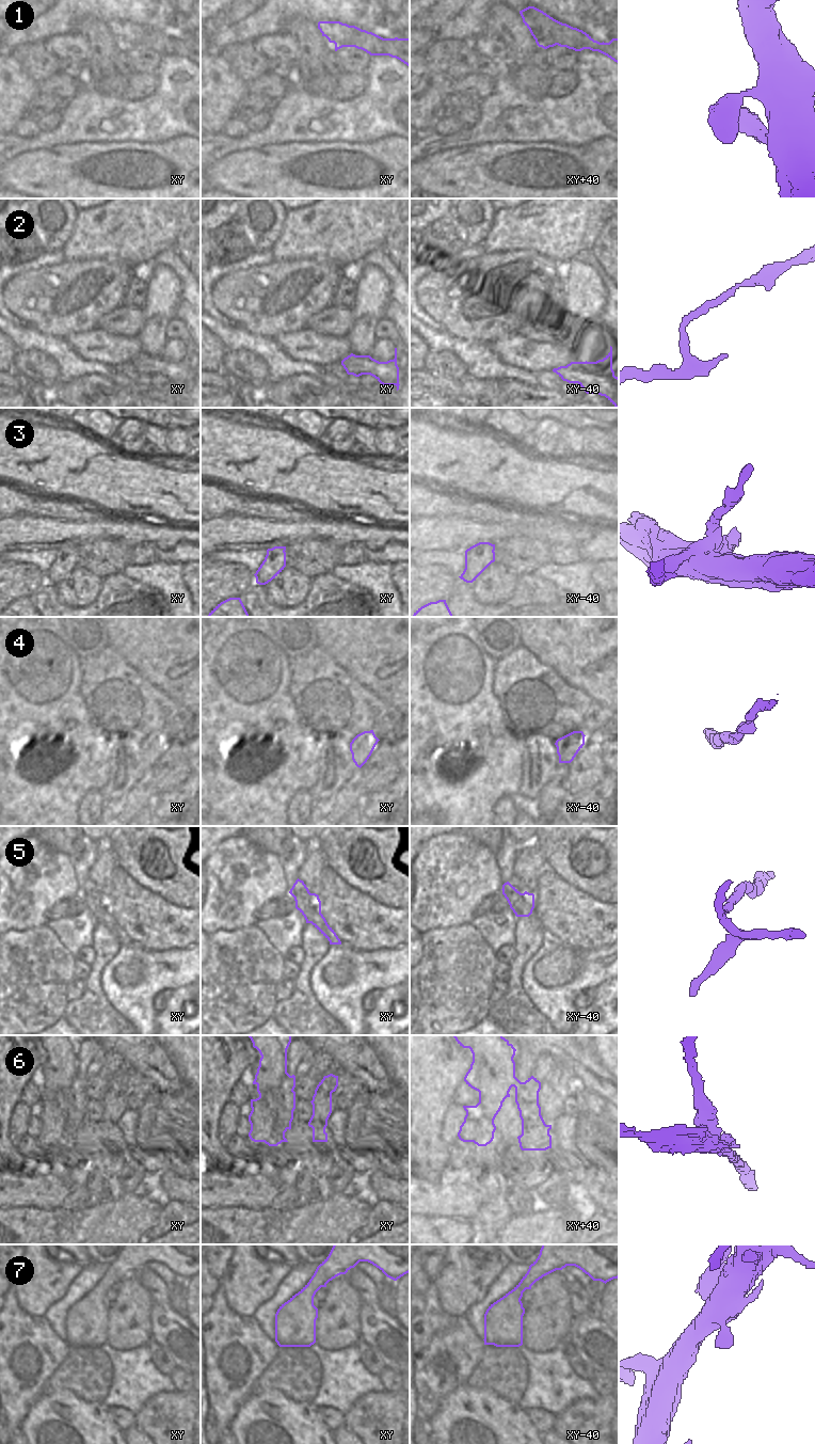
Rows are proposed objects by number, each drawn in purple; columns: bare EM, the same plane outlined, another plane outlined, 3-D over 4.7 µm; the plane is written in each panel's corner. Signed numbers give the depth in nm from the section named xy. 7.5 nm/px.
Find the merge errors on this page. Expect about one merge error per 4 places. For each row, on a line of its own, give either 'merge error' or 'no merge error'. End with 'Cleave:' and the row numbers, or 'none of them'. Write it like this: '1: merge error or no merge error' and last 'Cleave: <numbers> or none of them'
1: no merge error
2: no merge error
3: merge error
4: no merge error
5: merge error
6: merge error
7: no merge error
Cleave: 3, 5, 6

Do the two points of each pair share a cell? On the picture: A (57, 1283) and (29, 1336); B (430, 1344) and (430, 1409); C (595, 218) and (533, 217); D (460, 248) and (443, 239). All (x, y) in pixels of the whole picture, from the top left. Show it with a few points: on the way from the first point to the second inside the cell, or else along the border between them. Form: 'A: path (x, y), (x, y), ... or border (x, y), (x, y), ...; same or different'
A: border (17, 1304), (25, 1312), (33, 1316), (43, 1316); different
B: path (430, 1360), (430, 1393); same
C: path (580, 218), (548, 218); same
D: path (456, 248), (447, 243); same

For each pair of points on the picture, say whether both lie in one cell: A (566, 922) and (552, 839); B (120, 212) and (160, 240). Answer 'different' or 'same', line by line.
A: different
B: same

